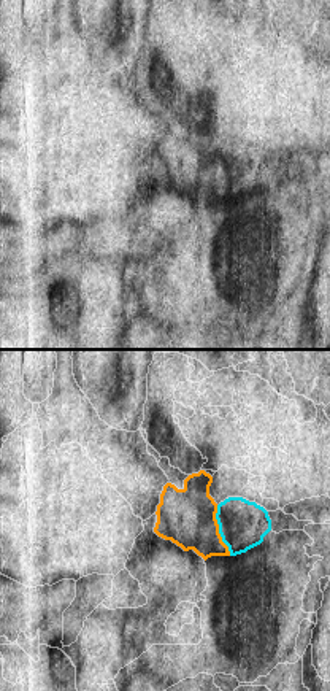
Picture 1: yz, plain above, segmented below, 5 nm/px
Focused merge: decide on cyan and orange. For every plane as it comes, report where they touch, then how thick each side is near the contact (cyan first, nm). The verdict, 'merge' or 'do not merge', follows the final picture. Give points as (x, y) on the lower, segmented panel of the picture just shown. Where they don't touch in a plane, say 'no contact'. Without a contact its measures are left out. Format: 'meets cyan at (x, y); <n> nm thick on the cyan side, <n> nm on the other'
meets cyan at (219, 531); 240 nm thick on the cyan side, 280 nm on the other

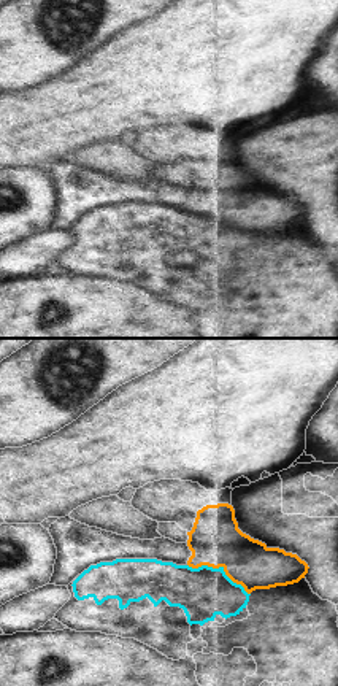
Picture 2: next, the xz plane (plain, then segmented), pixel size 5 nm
meets cyan at (219, 567); 260 nm thick on the cyan side, 260 nm on the other

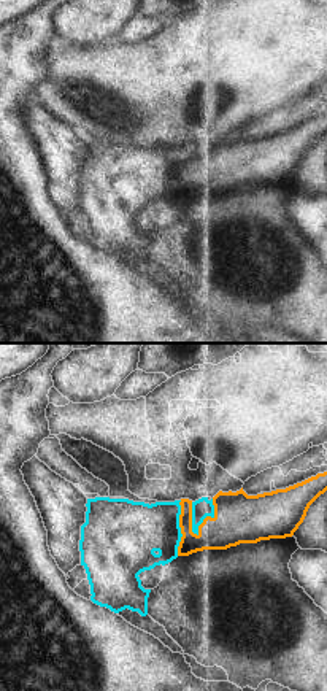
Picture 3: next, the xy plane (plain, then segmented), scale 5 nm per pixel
meets cyan at (208, 515); 100 nm thick on the cyan side, 260 nm on the other

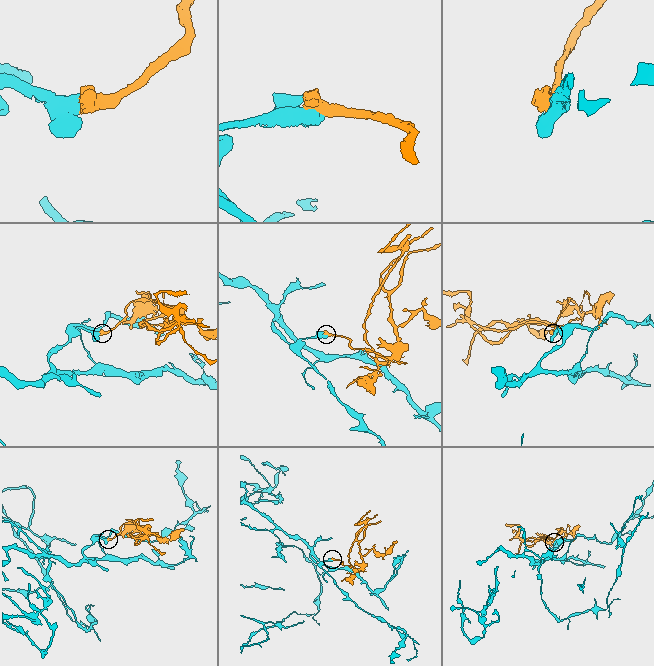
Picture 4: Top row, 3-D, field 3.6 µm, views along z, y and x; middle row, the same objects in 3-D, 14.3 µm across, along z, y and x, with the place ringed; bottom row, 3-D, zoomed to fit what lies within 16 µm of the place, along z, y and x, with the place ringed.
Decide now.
do not merge

